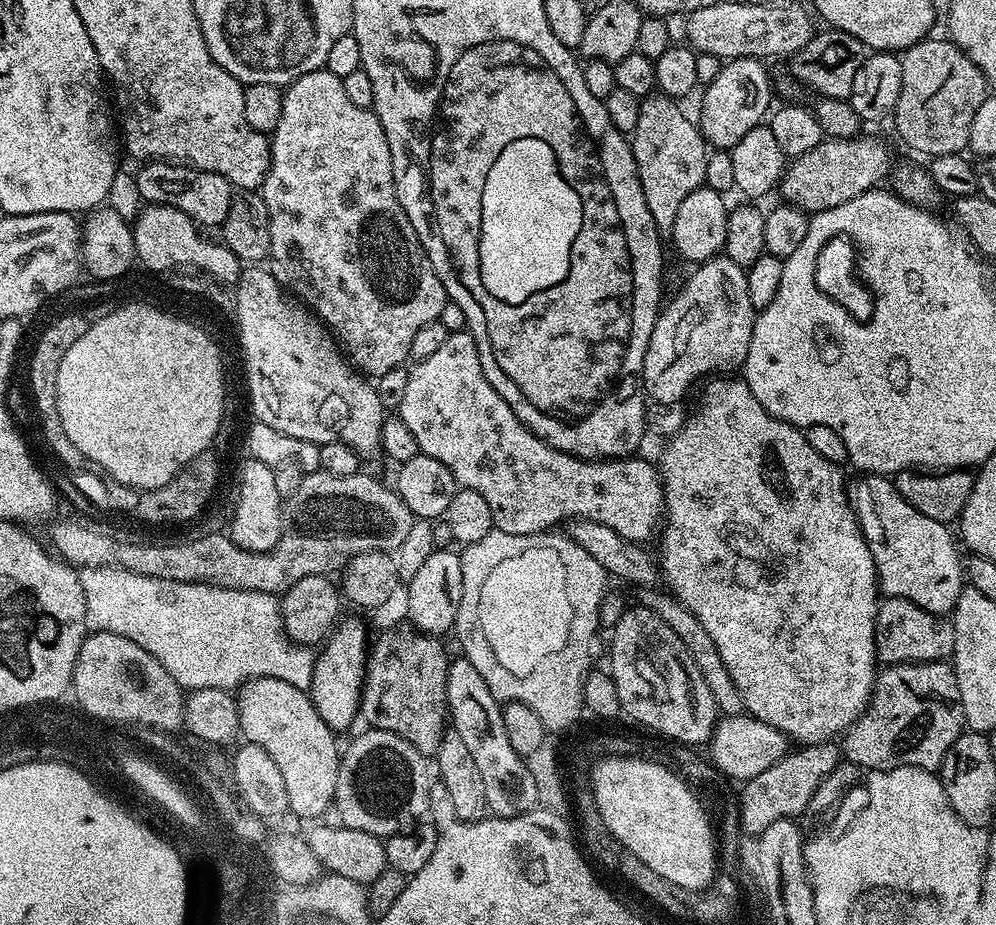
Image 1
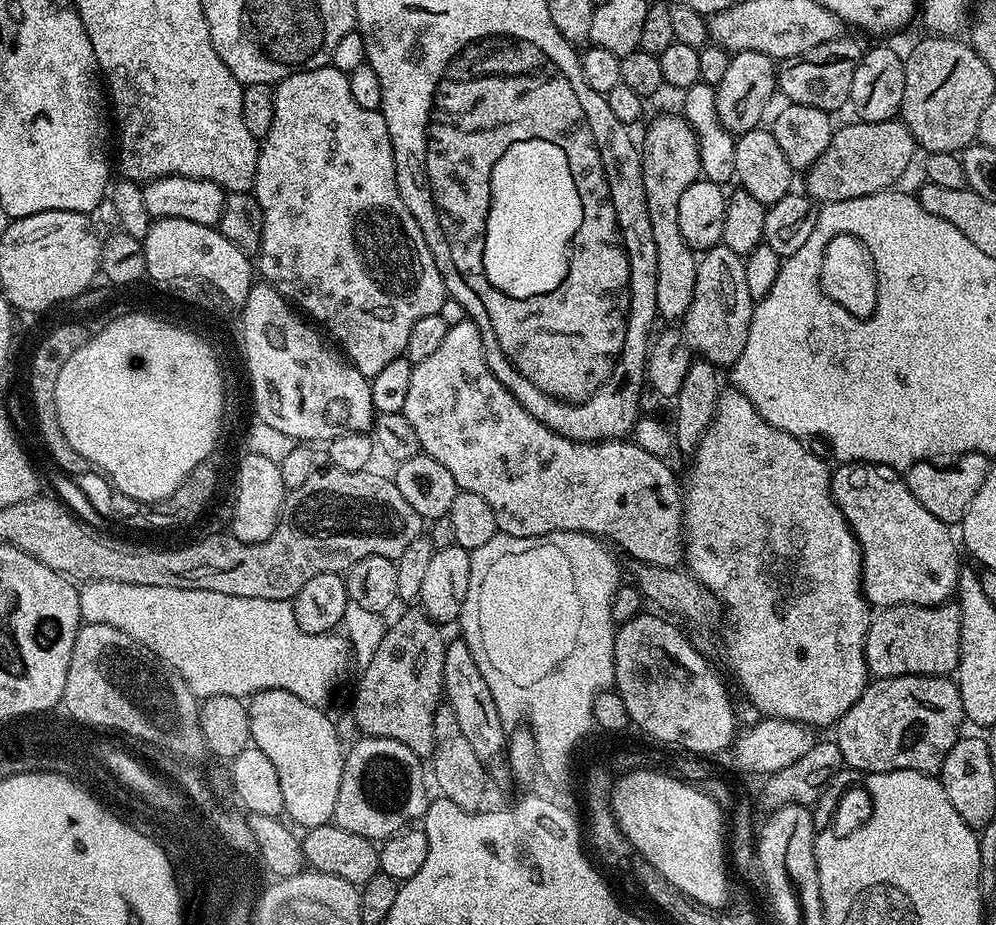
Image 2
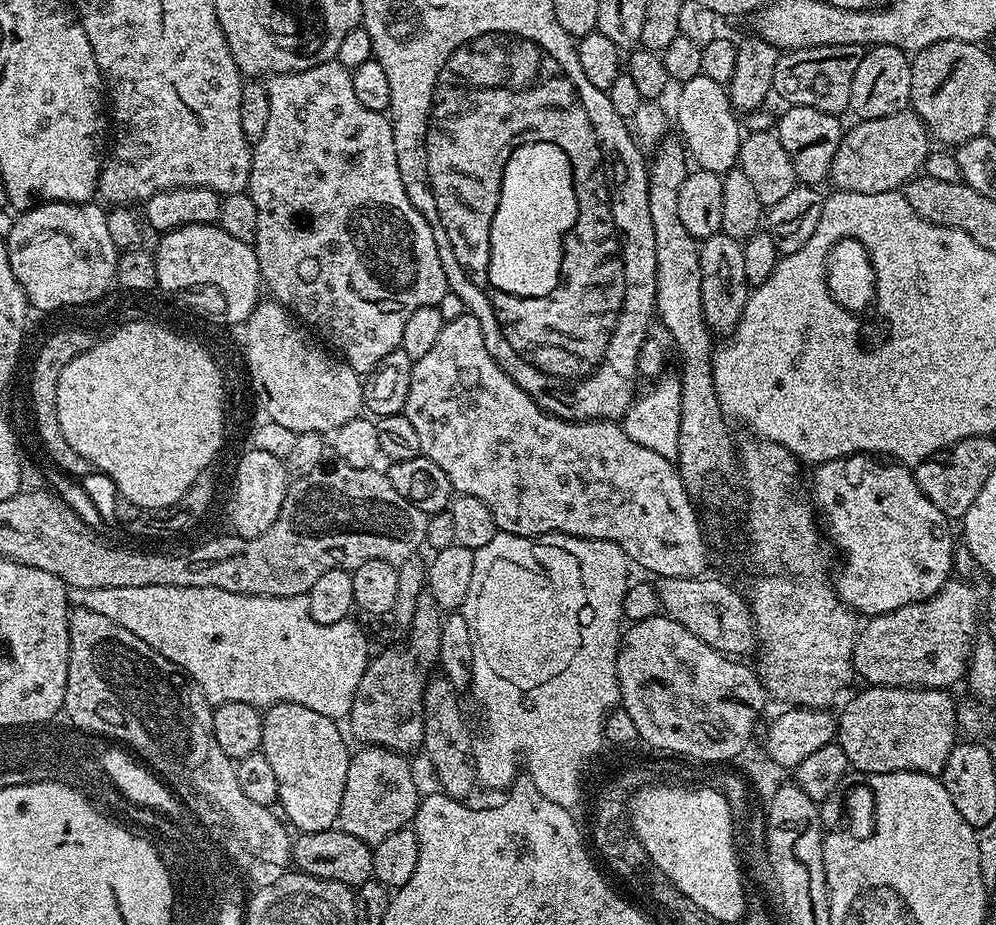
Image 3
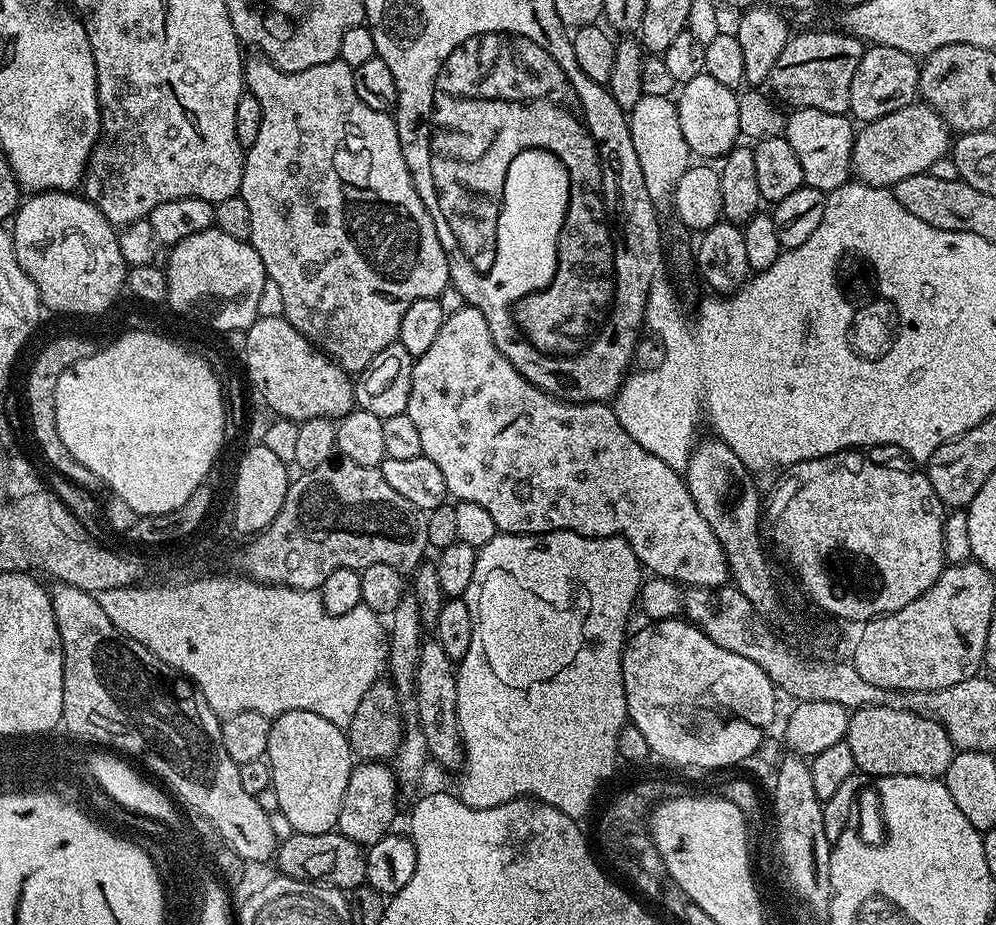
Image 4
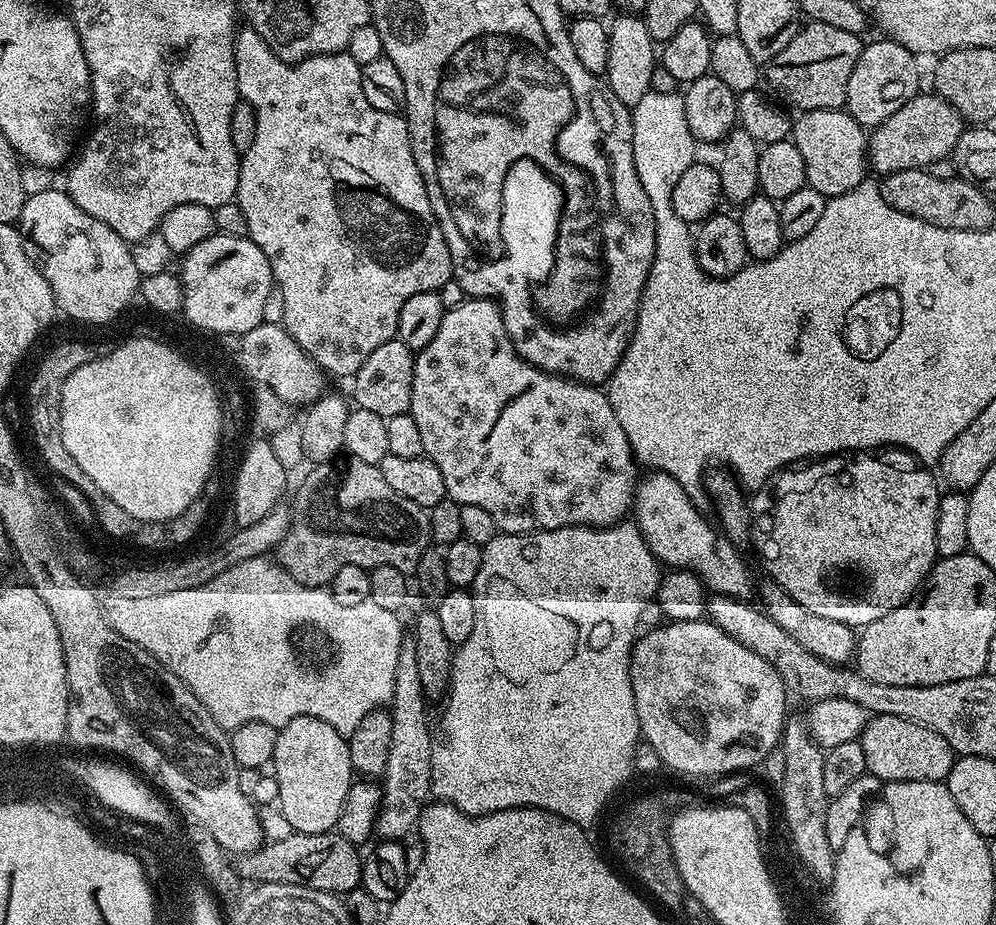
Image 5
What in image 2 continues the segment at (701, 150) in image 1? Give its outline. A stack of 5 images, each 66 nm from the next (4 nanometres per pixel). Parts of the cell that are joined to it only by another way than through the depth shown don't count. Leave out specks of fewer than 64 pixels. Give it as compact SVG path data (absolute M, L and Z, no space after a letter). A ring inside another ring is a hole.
M668 112L649 122L639 150L646 214L650 218L650 234L654 234L656 251L656 311L668 322L676 322L683 318L694 298L698 256L686 238L682 238L682 229L678 227L678 201L695 180L701 179L699 138L683 115Z

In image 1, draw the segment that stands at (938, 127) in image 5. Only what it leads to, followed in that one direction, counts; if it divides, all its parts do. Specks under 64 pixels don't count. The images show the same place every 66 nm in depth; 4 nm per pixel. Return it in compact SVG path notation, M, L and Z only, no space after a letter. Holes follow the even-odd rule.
M864 135L825 138L814 150L806 150L806 154L795 157L780 177L778 192L784 195L781 197L792 207L815 214L873 191L879 185L876 183L884 175L885 179L893 167L892 152L878 137Z

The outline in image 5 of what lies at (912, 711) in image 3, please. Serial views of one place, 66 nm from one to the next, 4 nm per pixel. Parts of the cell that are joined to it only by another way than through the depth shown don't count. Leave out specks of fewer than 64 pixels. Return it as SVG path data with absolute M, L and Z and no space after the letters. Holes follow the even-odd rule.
M873 715L864 732L860 745L866 754L867 775L877 776L882 782L914 782L915 780L947 781L954 753L942 734L934 734L918 722L906 718Z

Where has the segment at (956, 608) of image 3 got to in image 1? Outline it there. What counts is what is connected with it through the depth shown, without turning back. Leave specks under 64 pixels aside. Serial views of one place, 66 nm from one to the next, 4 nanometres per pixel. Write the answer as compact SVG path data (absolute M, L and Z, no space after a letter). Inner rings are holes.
M889 596L881 599L880 609L876 612L876 659L881 665L889 664L925 664L931 660L947 661L954 650L954 634L951 630L940 632L936 625L937 617L933 613L914 606L906 598Z

